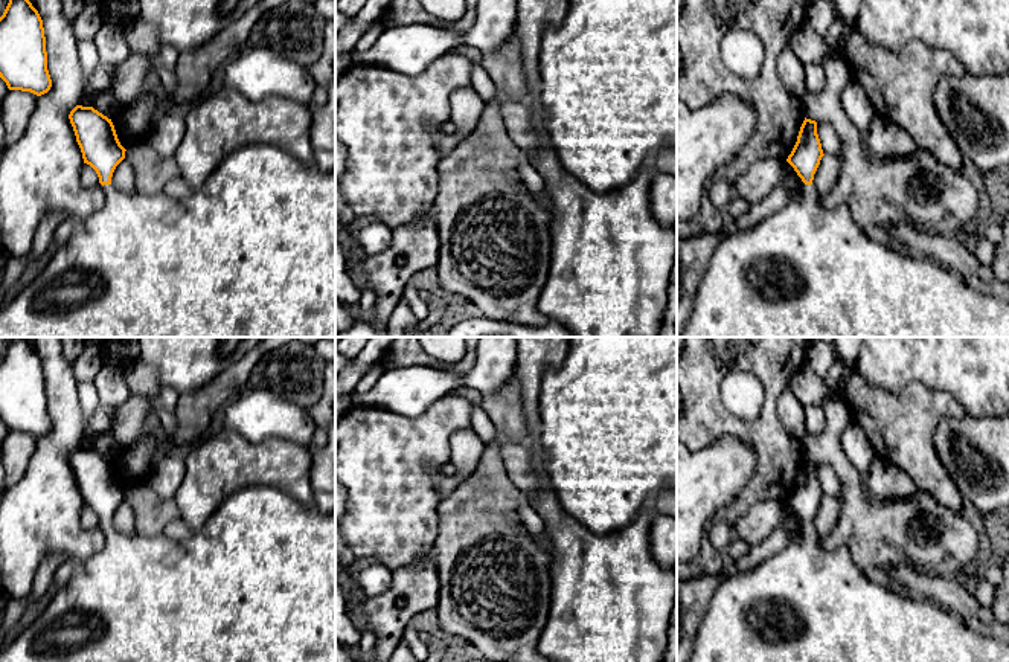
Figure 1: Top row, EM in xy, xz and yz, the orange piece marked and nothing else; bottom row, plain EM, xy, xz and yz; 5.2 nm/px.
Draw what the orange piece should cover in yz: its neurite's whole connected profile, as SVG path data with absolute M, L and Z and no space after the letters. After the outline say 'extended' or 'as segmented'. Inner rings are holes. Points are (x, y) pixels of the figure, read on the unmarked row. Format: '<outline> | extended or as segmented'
M805 459L786 500L805 525L800 541L788 545L758 567L736 572L719 583L692 633L693 650L687 662L1009 662L1006 642L972 631L957 615L933 601L870 581L847 548L825 549L812 526L823 497L817 464Z | extended

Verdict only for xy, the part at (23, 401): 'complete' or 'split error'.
complete

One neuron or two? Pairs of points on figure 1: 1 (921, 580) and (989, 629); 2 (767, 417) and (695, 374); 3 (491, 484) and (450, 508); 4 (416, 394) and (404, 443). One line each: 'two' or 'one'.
1: one
2: one
3: one
4: two

